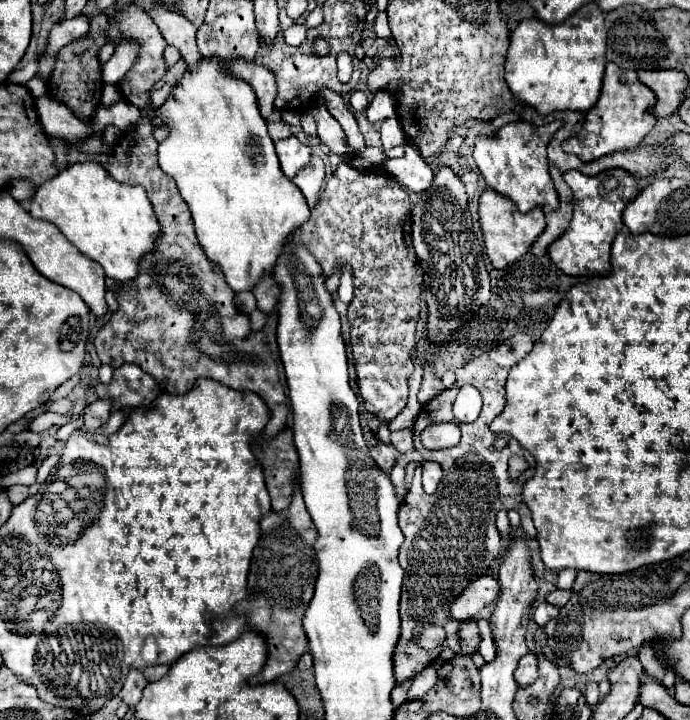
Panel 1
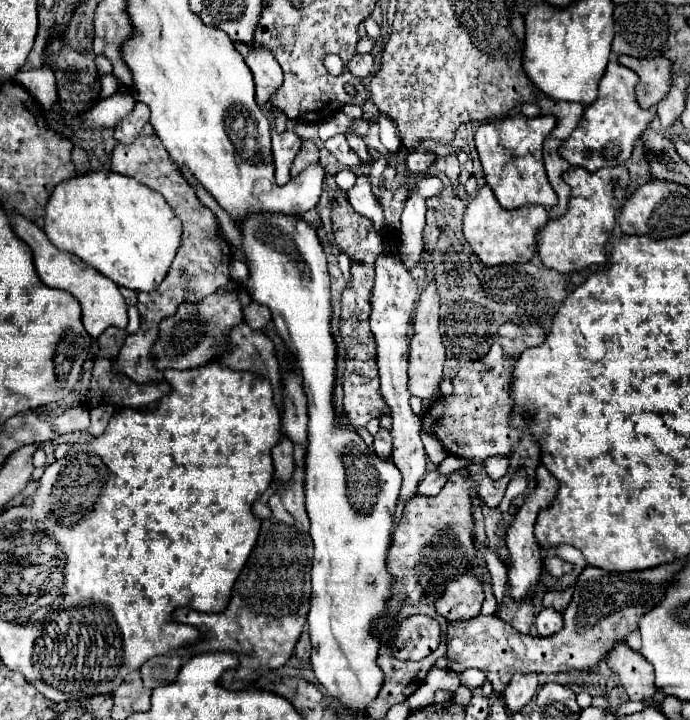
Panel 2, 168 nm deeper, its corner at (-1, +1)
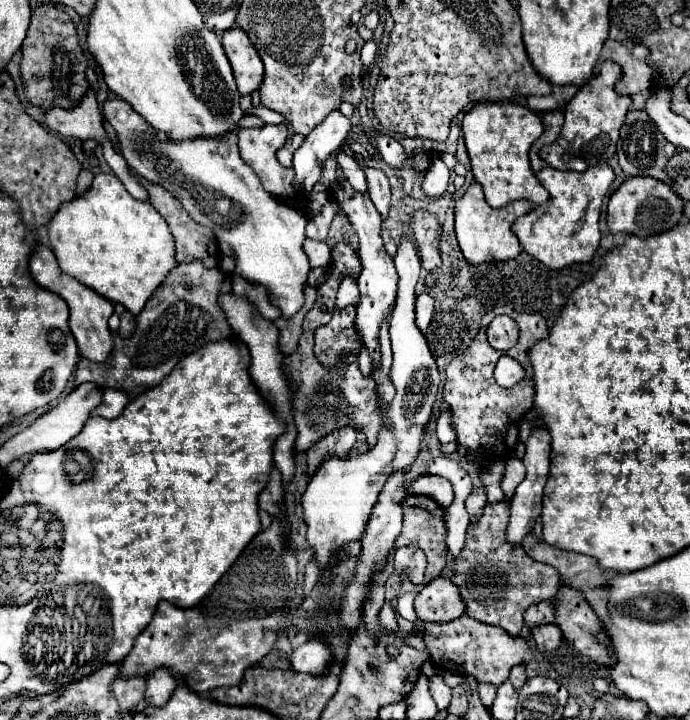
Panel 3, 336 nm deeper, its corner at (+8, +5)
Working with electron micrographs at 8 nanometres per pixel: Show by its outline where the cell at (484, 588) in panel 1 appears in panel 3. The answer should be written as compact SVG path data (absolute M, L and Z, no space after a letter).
M437 576L415 598L415 612L423 622L449 622L465 614L459 586L451 578Z

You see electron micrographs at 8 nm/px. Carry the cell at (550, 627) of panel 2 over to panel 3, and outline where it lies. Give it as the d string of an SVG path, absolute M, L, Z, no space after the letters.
M537 624L533 626L533 640L543 656L551 656L561 642L561 630L555 624Z

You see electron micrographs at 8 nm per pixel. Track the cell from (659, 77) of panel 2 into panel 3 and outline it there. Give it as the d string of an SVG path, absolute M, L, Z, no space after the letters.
M607 40L599 62L617 62L623 68L623 78L617 84L617 92L633 96L651 90L651 68L647 64L647 56L649 50L643 44Z

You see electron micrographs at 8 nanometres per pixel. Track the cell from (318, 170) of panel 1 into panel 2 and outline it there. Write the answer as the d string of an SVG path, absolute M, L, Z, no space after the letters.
M304 140L302 142L302 148L300 148L300 152L296 154L296 158L294 158L294 164L292 164L292 168L290 168L290 172L292 172L292 178L296 178L308 164L314 164L314 162L318 162L318 146L312 142L312 140Z

